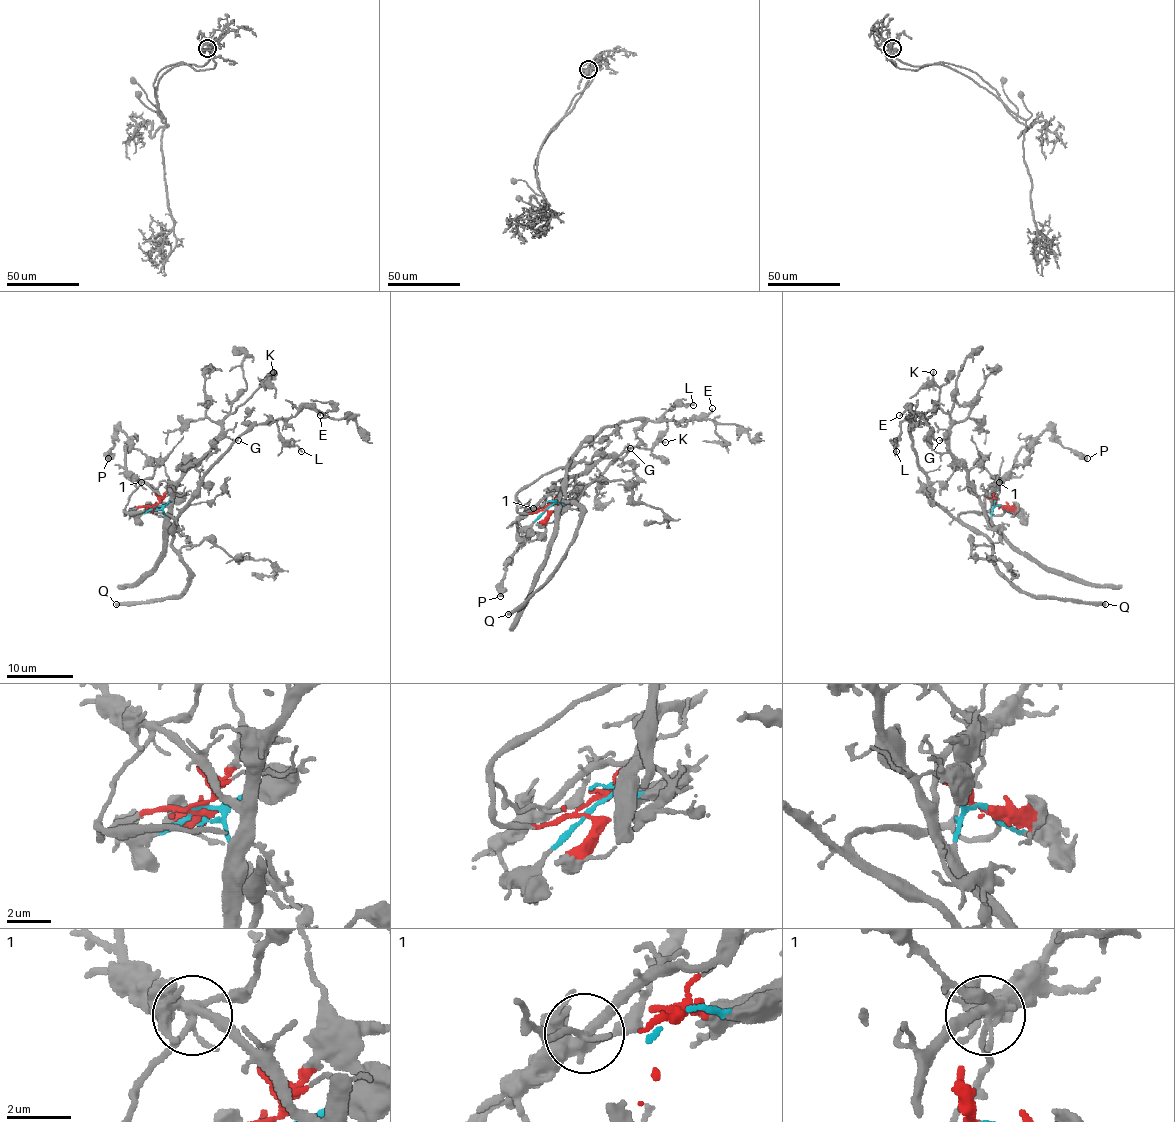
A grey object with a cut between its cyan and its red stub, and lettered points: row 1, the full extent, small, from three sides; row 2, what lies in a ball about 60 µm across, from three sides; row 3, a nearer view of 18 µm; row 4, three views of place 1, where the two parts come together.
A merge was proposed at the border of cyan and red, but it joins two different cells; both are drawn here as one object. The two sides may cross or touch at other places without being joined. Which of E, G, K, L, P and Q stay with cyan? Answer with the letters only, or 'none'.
G, K, P

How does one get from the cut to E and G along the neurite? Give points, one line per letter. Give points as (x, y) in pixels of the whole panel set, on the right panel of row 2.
E: (999, 505), (1004, 512), (955, 517), (933, 499), (931, 482), (918, 464), (910, 408), (900, 415)
G: (999, 505), (988, 515), (968, 479), (965, 465), (950, 450), (945, 437), (940, 440)

